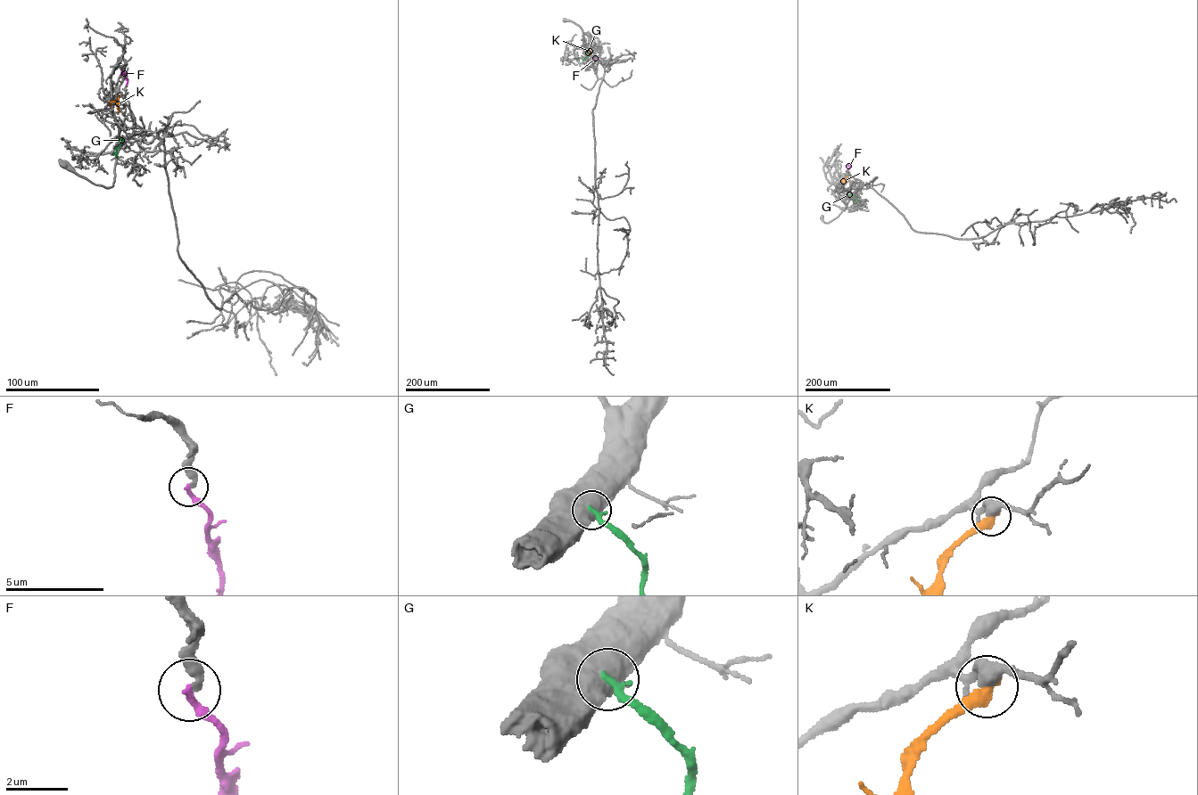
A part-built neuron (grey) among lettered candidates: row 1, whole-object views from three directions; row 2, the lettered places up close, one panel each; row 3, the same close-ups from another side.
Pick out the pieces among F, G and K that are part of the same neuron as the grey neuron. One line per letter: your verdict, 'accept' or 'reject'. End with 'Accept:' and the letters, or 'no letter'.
F: accept
G: reject
K: reject
Accept: F

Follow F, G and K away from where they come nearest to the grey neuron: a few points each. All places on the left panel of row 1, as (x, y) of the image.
F: (126, 84), (128, 80), (122, 69)
G: (119, 139), (122, 138), (114, 153), (117, 157)
K: (119, 95), (118, 102), (111, 102), (111, 106)

